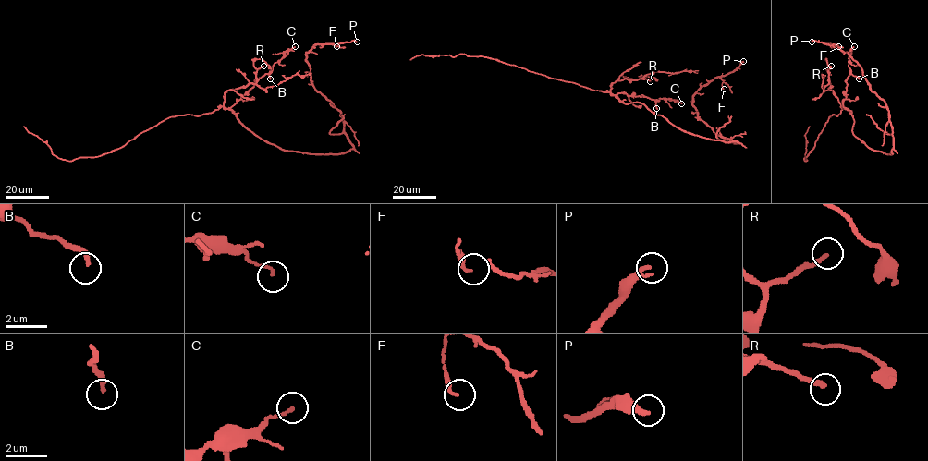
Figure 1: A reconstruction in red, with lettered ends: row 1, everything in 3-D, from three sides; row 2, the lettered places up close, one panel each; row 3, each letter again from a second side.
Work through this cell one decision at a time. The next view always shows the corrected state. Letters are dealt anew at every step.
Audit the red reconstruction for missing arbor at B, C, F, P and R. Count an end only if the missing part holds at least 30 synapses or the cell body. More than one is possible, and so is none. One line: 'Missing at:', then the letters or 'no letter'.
Missing at: P, R

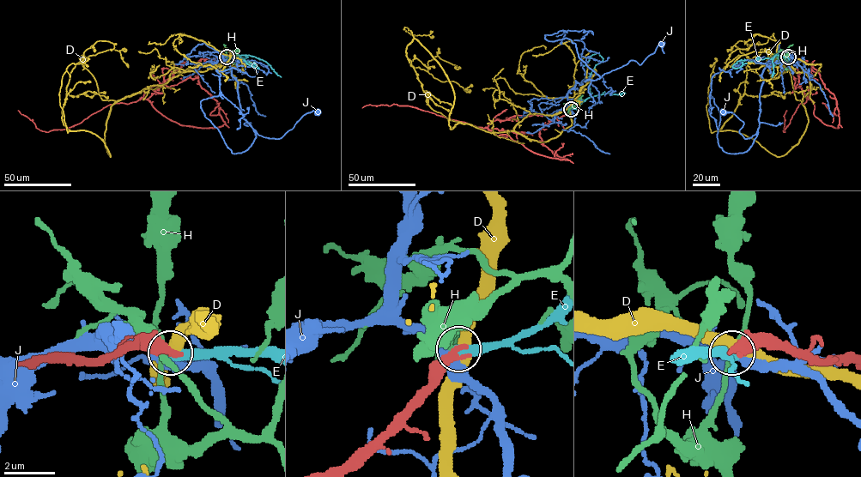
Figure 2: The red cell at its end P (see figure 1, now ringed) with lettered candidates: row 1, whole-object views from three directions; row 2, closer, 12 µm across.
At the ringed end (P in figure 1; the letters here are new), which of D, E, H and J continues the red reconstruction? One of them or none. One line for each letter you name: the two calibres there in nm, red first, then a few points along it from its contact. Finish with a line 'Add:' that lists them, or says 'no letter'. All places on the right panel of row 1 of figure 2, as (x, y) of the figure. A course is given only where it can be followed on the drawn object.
E: Thickness 460 nm (red) against 400 nm. Its course: (788, 57), (775, 55), (756, 59), (739, 68), (732, 66), (744, 58)
Add: E

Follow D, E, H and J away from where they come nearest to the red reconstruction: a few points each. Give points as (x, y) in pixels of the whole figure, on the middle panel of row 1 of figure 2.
D: (571, 109), (570, 126), (556, 136), (539, 141), (514, 131), (490, 132), (450, 120), (430, 106), (427, 93)
E: (571, 109), (590, 96), (588, 77), (603, 57), (597, 53), (593, 54), (582, 65)
H: (570, 109), (581, 99), (579, 93)
J: (570, 109), (567, 107), (567, 93), (576, 82), (597, 80), (630, 60), (640, 64), (658, 45), (663, 44)

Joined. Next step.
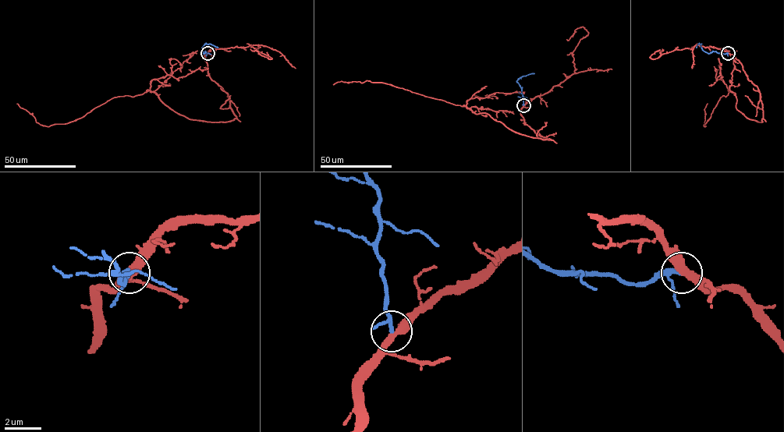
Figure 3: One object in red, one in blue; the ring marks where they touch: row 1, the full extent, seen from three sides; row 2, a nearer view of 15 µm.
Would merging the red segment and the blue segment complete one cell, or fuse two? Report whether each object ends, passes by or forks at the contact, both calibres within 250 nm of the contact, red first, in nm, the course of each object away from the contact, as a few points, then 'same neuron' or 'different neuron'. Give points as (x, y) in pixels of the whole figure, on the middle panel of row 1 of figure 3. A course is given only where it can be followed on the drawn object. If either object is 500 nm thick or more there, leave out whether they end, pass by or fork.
red passes by; blue passes by; calibres 380 and 170 nm; course red (523, 105), (524, 122), (537, 135), (552, 139), (515, 132), (485, 113), (389, 84), (367, 80), (333, 84); course blue (523, 104), (522, 89), (516, 81), (534, 73); same neuron

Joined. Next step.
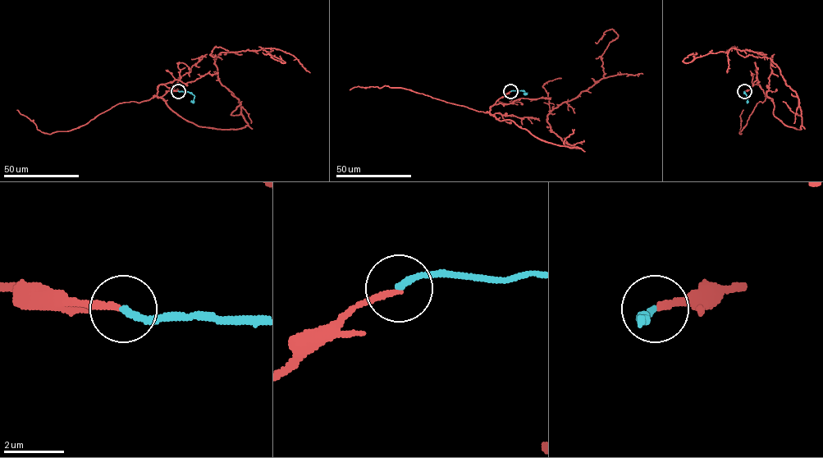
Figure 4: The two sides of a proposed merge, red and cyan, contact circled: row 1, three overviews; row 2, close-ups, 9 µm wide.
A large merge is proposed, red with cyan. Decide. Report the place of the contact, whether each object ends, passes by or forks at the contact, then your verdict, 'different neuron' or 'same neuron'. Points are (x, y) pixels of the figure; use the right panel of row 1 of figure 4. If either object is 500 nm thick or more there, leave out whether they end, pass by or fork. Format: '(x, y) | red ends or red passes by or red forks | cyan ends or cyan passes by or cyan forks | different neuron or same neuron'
(744, 91) | red ends | cyan ends | same neuron

